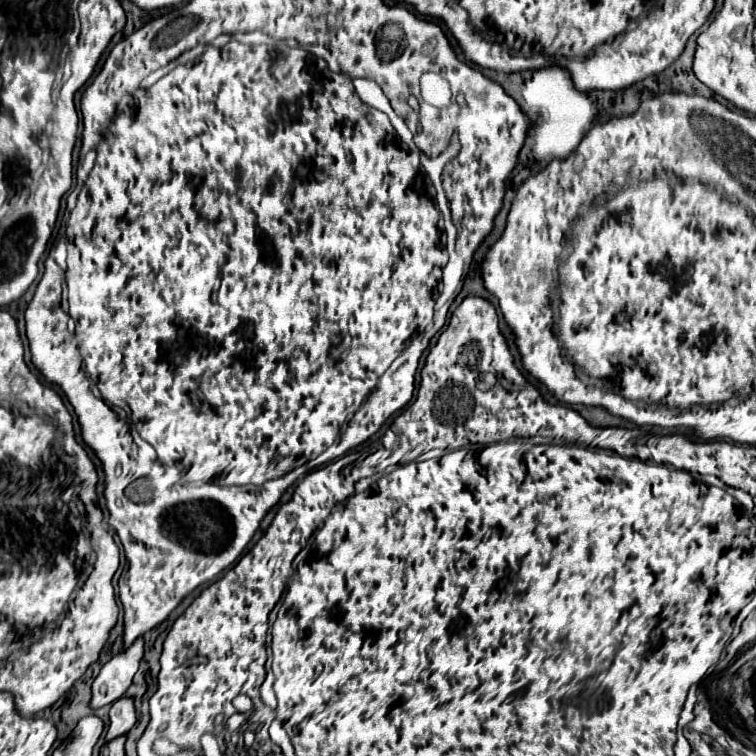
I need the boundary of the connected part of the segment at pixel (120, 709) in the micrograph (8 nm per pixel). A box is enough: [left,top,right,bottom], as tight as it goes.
[104,696,136,742]

